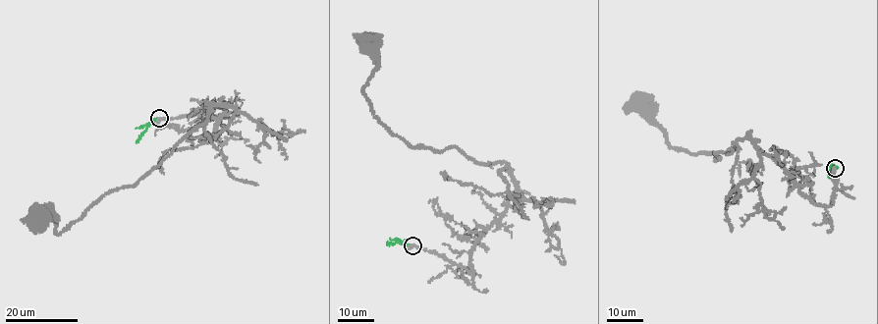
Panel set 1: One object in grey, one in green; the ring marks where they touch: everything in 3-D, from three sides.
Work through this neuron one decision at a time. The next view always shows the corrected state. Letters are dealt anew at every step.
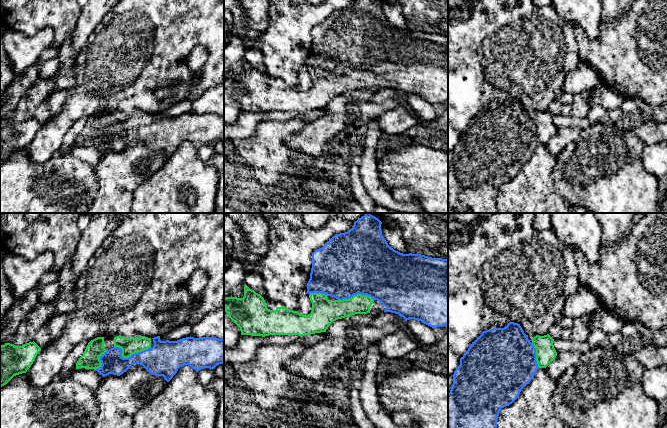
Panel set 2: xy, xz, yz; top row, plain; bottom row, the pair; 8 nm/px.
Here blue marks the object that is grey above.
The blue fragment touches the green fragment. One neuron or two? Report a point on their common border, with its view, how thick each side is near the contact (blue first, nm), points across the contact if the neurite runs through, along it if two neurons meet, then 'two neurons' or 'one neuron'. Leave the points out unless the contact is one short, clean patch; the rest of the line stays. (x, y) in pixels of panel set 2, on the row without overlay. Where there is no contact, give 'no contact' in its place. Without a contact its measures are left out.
xy (130, 132) | 260/140 nm | one neuron

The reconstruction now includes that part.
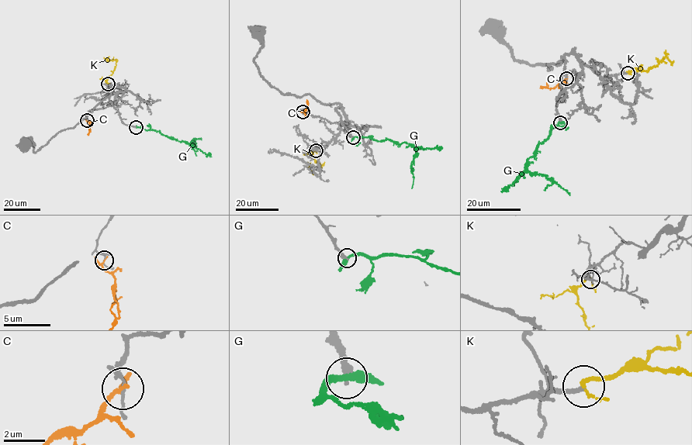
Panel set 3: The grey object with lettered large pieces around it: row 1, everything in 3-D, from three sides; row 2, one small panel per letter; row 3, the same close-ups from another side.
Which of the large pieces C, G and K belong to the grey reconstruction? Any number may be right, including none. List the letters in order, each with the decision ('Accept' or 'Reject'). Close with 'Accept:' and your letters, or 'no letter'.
C: Reject
G: Reject
K: Accept
Accept: K

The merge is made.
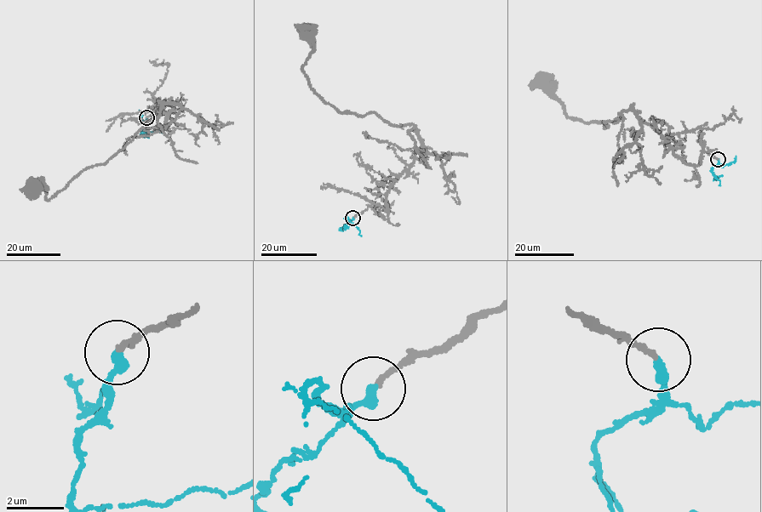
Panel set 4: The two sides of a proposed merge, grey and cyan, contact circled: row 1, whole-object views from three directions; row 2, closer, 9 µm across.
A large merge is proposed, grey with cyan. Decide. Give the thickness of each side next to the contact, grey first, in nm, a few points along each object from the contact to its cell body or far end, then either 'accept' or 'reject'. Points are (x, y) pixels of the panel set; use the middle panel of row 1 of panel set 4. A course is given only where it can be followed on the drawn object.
190 nm thick on the grey side, 360 nm on the other; grey runs (353, 218), (386, 209), (421, 141), (412, 124), (340, 111), (312, 91), (306, 30); cyan runs (353, 219), (351, 220), (346, 218), (361, 236); accept

